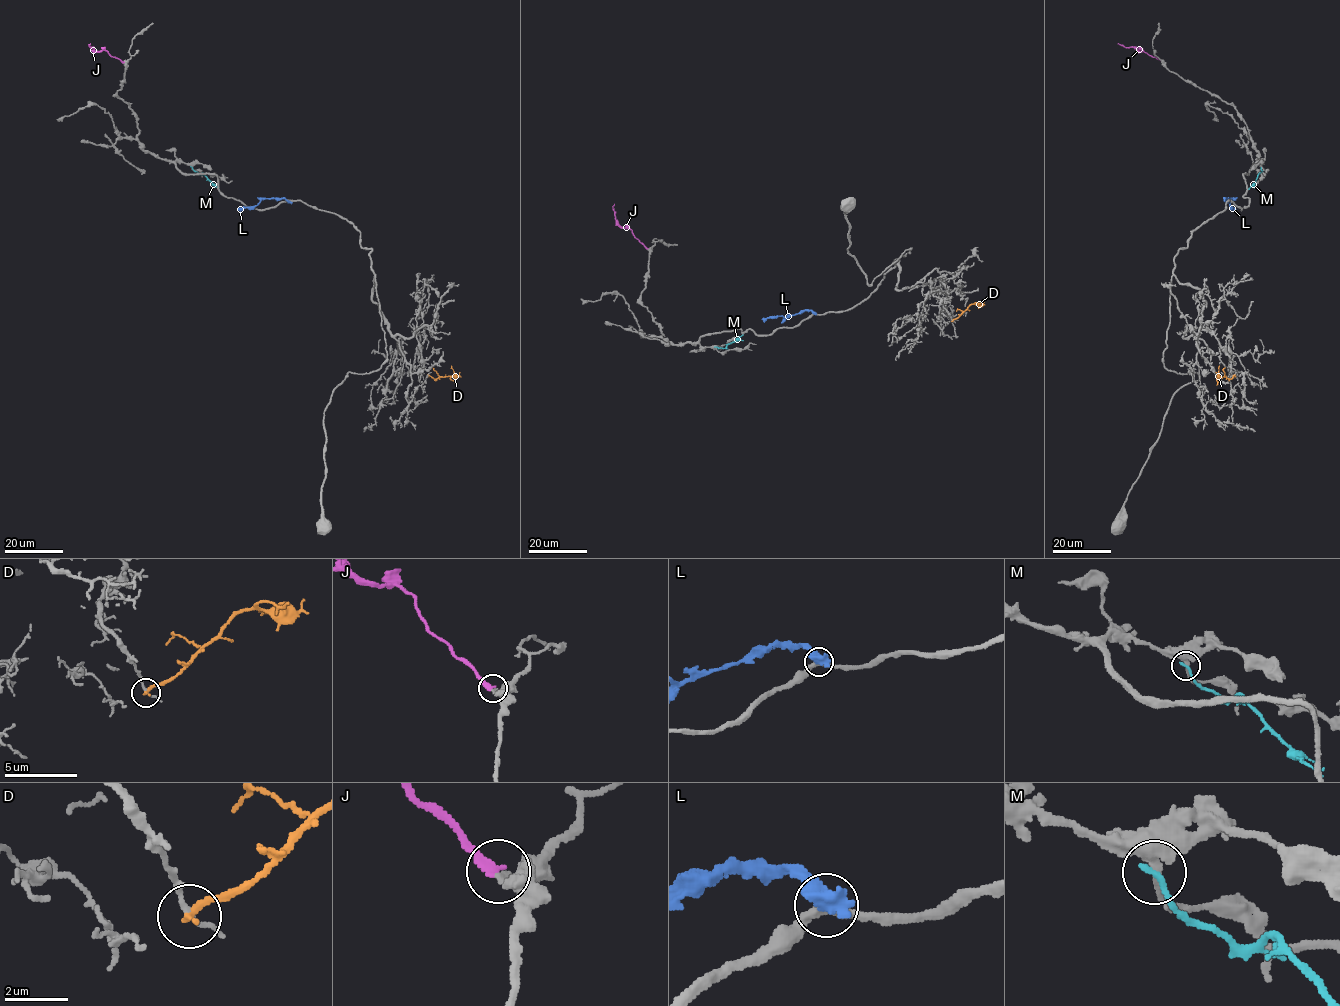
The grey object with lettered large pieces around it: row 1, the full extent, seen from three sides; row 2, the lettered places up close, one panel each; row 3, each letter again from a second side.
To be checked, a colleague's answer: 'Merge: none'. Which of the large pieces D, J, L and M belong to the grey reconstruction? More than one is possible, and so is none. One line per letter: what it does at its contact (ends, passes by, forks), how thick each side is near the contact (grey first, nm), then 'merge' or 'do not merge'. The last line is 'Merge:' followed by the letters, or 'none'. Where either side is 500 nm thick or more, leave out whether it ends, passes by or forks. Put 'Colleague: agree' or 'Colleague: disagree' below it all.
D: it ends | 150/240 nm | do not merge
J: it ends | 360/240 nm | merge
L: 320/650 nm | do not merge
M: it ends | 340/220 nm | do not merge
Merge: J
Colleague: disagree

